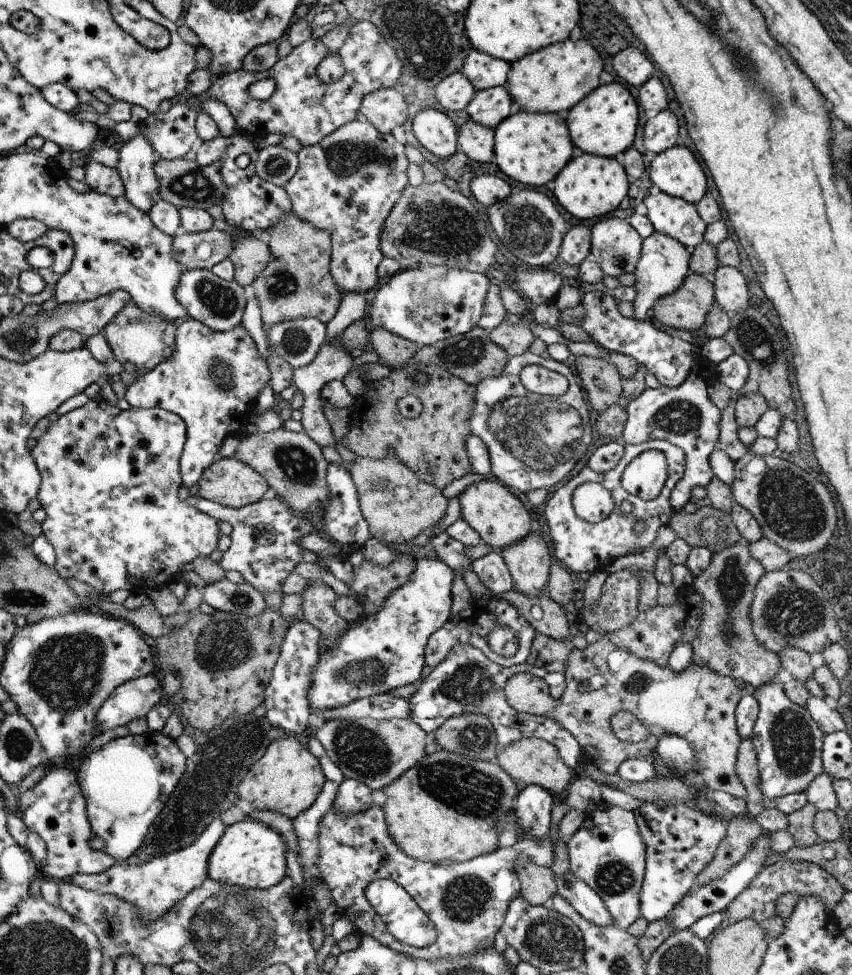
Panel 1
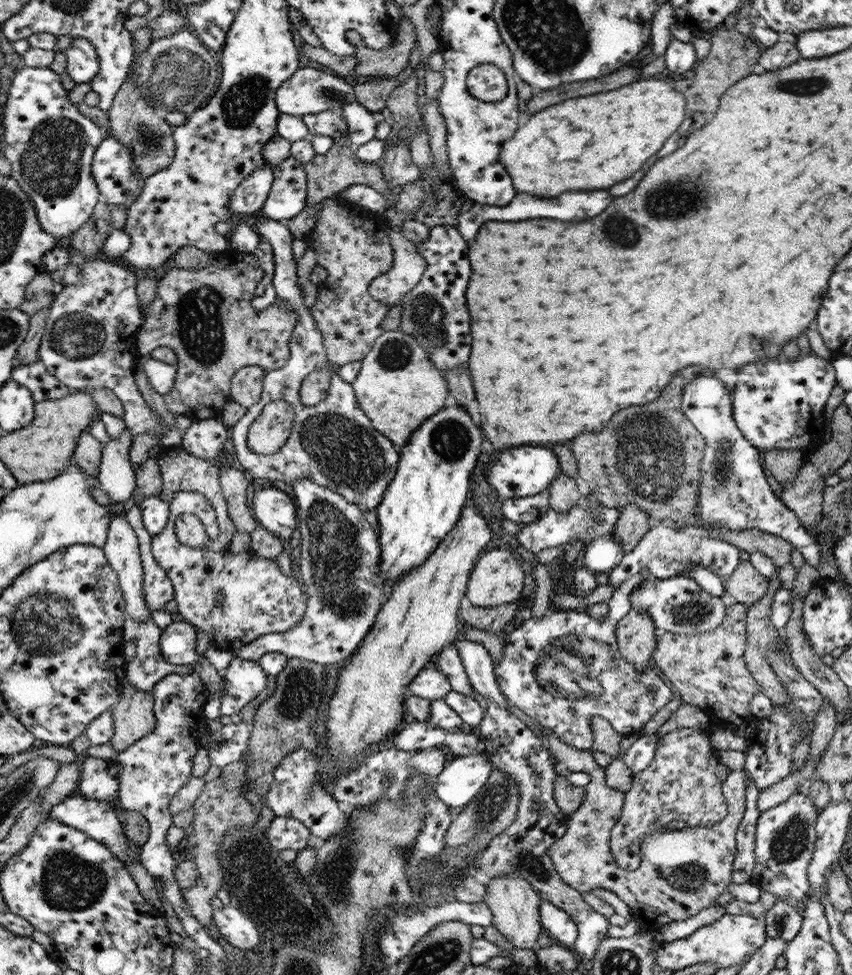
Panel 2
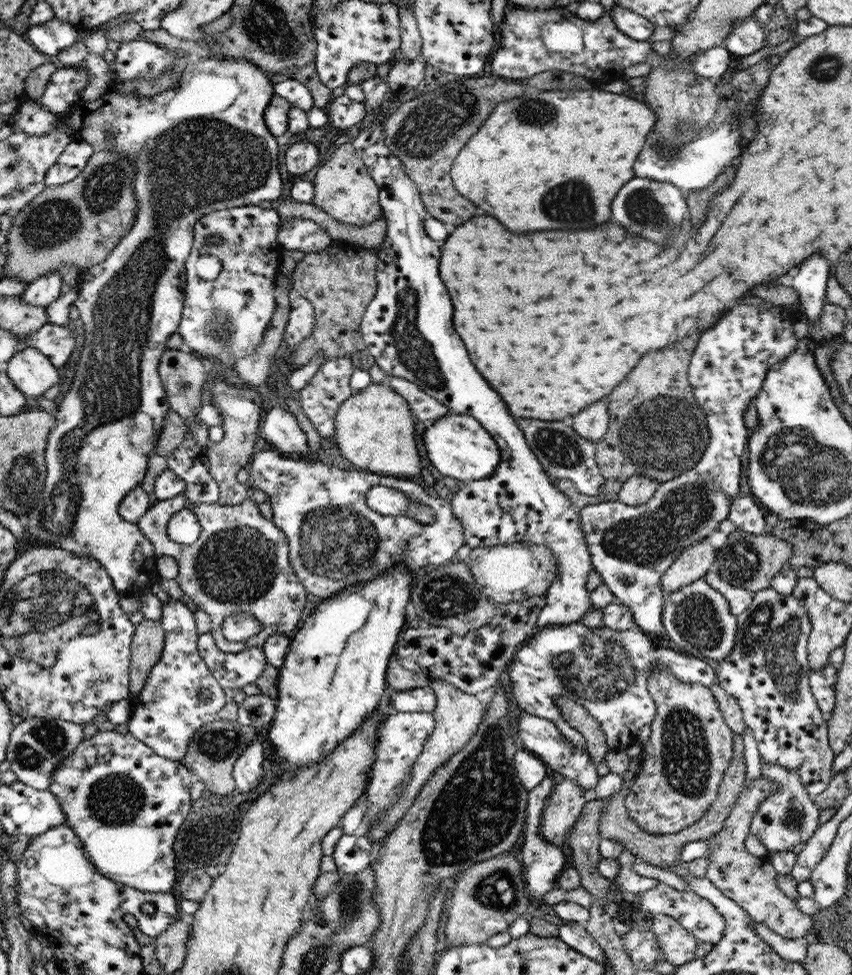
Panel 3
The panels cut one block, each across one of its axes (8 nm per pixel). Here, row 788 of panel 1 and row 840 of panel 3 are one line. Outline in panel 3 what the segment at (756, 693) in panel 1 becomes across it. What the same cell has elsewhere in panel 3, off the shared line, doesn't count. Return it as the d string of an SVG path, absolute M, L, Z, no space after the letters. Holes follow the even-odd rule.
M762 762L762 775L780 783L780 788L778 788L778 792L768 796L760 804L760 808L756 810L756 814L751 820L749 833L755 835L766 846L769 853L772 851L797 852L804 842L818 830L818 817L821 810L816 805L814 798L808 795L804 785L800 783L798 773L782 768L782 766Z

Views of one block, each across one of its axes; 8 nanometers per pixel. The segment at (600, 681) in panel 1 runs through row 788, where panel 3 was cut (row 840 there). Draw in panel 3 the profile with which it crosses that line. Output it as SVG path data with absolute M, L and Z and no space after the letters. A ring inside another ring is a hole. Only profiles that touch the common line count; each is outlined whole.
M762 774L752 784L748 784L746 779L744 778L743 790L738 800L732 801L734 809L732 809L730 817L726 819L722 830L710 840L707 840L708 852L712 851L712 857L710 857L710 864L705 877L711 880L715 887L721 890L730 900L744 909L754 923L764 923L782 938L802 941L812 928L812 918L806 916L804 912L800 912L794 901L780 891L776 883L778 873L772 867L769 856L754 856L744 848L744 843L746 843L749 834L749 826L756 810L760 808L760 804L768 796L778 792L780 783L776 783L776 781L764 777Z

